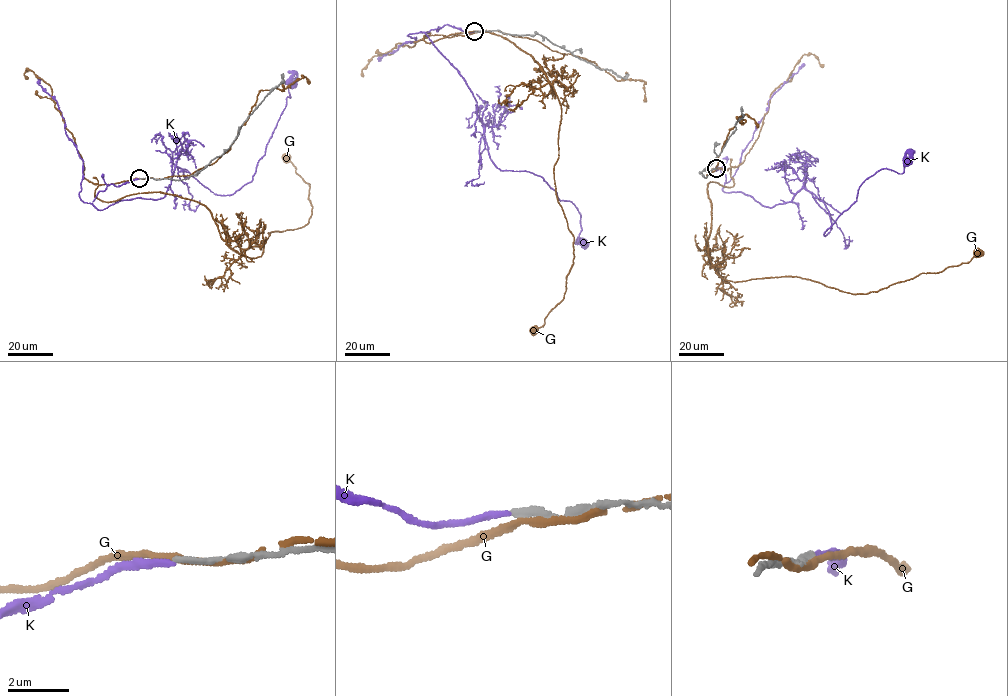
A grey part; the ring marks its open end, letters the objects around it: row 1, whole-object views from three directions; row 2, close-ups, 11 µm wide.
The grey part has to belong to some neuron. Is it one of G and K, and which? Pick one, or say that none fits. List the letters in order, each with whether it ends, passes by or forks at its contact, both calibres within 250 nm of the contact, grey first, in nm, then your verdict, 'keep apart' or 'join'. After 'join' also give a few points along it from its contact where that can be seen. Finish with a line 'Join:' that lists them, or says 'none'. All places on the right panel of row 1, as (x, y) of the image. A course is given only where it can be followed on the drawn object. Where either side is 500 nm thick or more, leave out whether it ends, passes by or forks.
G: it passes by; 200 nm thick on the grey side, 220 nm on the other; keep apart
K: it ends there; 200 nm thick on the grey side, 200 nm on the other; join; it runs (716, 168), (723, 191), (767, 206), (812, 192), (828, 211), (825, 236), (866, 179), (906, 163)
Join: K

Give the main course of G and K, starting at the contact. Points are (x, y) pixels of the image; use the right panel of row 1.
G: (715, 169), (730, 168), (734, 183), (707, 185), (706, 248), (731, 281), (797, 277), (866, 294), (977, 255)
K: (716, 168), (723, 191), (767, 206), (812, 192), (828, 211), (825, 236), (866, 179), (906, 163)

